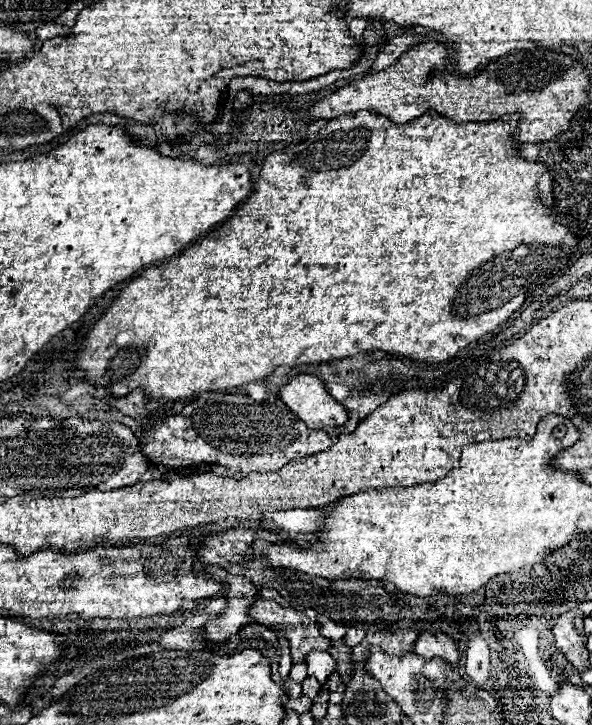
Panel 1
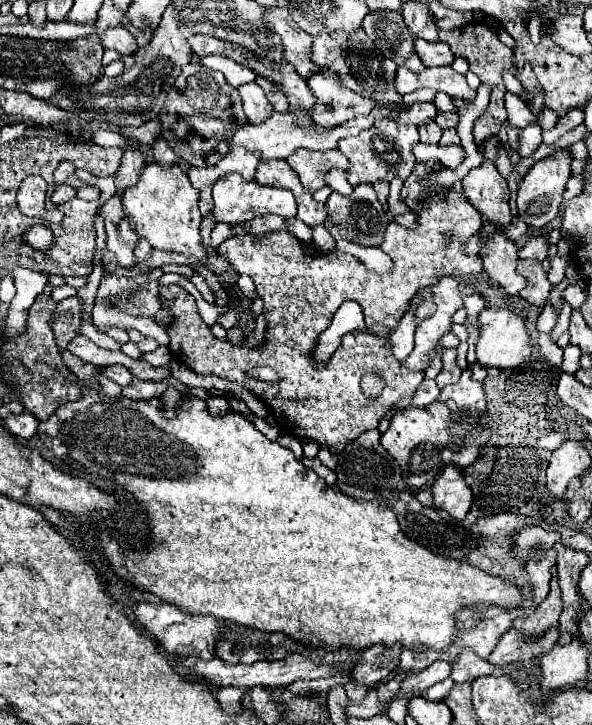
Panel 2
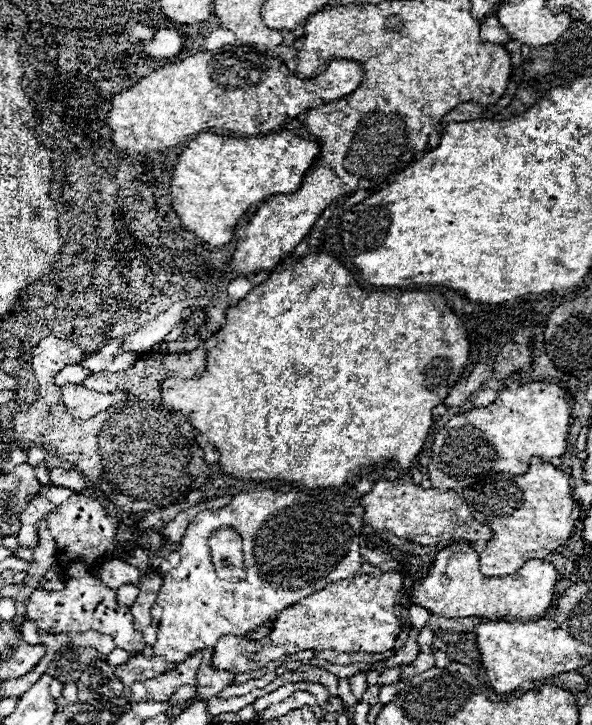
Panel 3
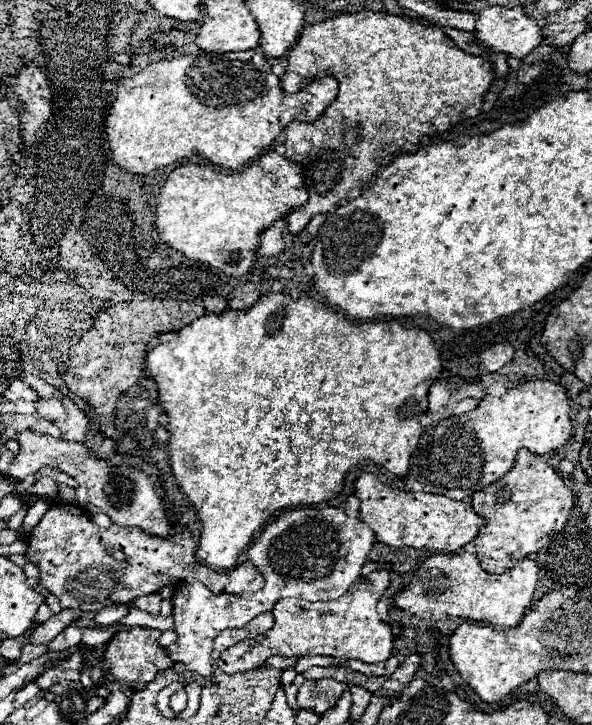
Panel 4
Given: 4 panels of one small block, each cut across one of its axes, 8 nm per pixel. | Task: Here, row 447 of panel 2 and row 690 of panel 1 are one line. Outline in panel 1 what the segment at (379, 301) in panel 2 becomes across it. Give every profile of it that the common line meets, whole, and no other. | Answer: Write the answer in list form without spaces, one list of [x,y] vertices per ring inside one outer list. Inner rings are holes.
[[[334,670],[328,680],[324,682],[324,688],[328,690],[328,700],[342,700],[344,698],[344,684],[340,680],[340,674]]]

